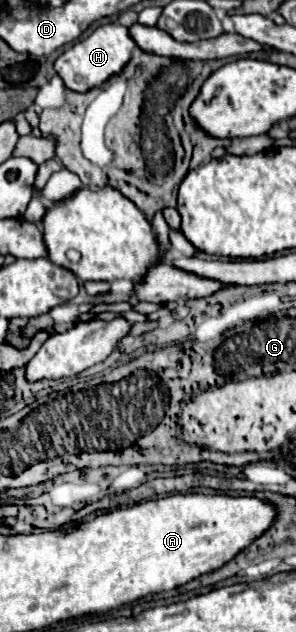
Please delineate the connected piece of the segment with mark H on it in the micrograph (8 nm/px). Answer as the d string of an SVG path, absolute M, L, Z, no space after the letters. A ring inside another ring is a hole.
M118 22L104 24L104 26L98 26L88 38L78 40L66 52L62 52L54 62L54 70L58 72L58 76L62 78L66 88L84 94L84 92L104 84L110 76L118 74L124 68L124 64L130 60L134 48L136 48L136 44L128 36L128 30L122 24L118 24Z

